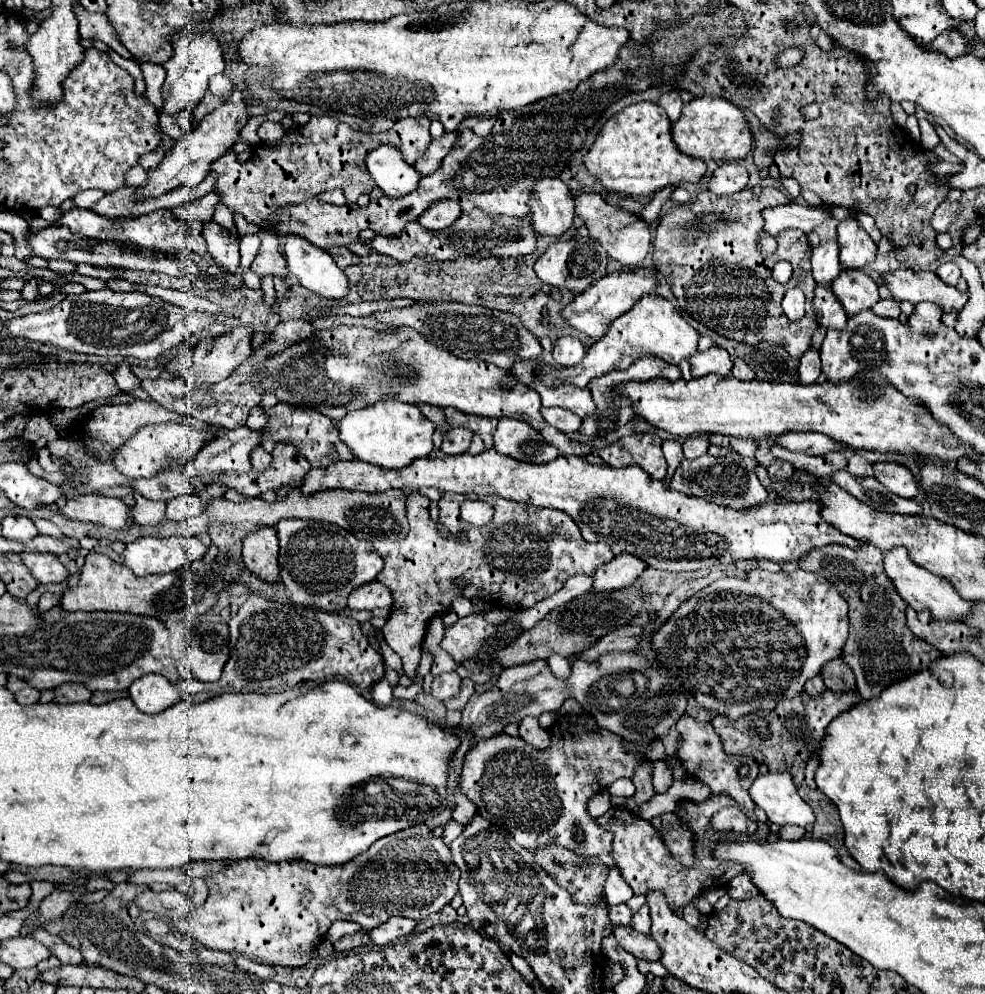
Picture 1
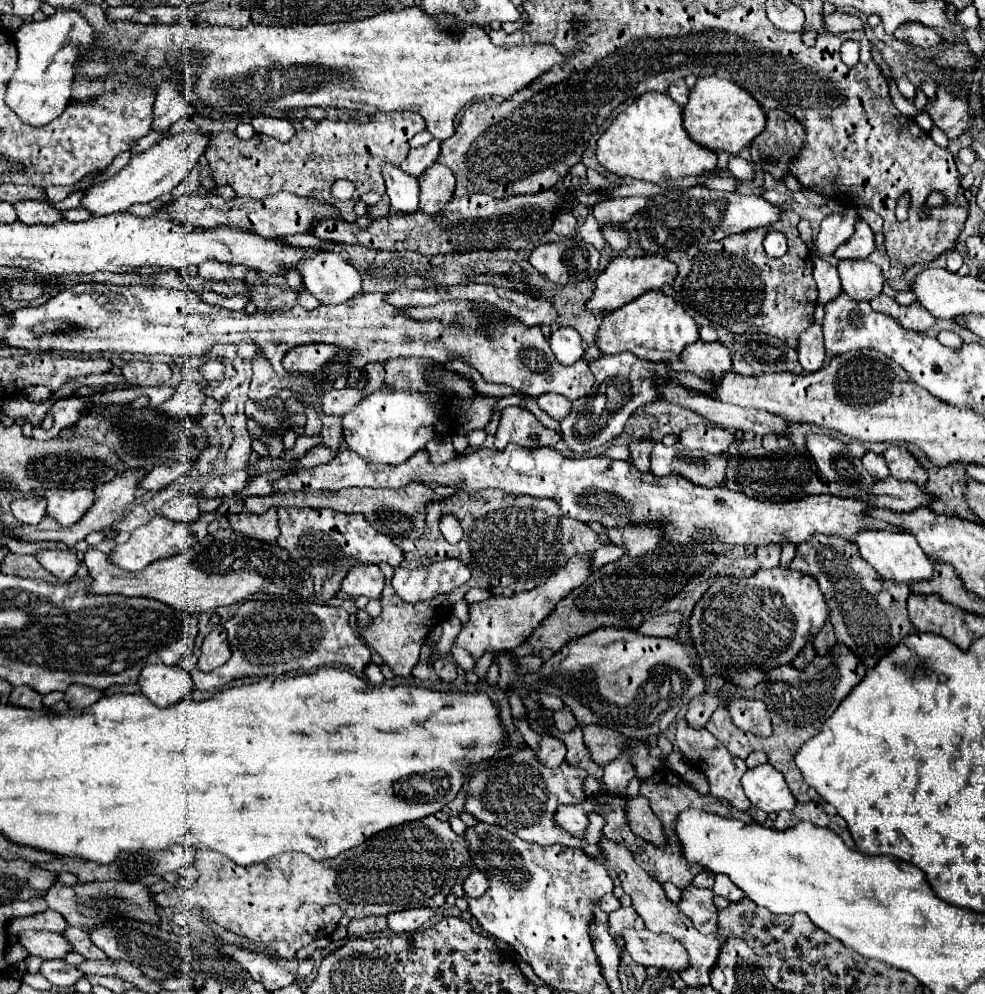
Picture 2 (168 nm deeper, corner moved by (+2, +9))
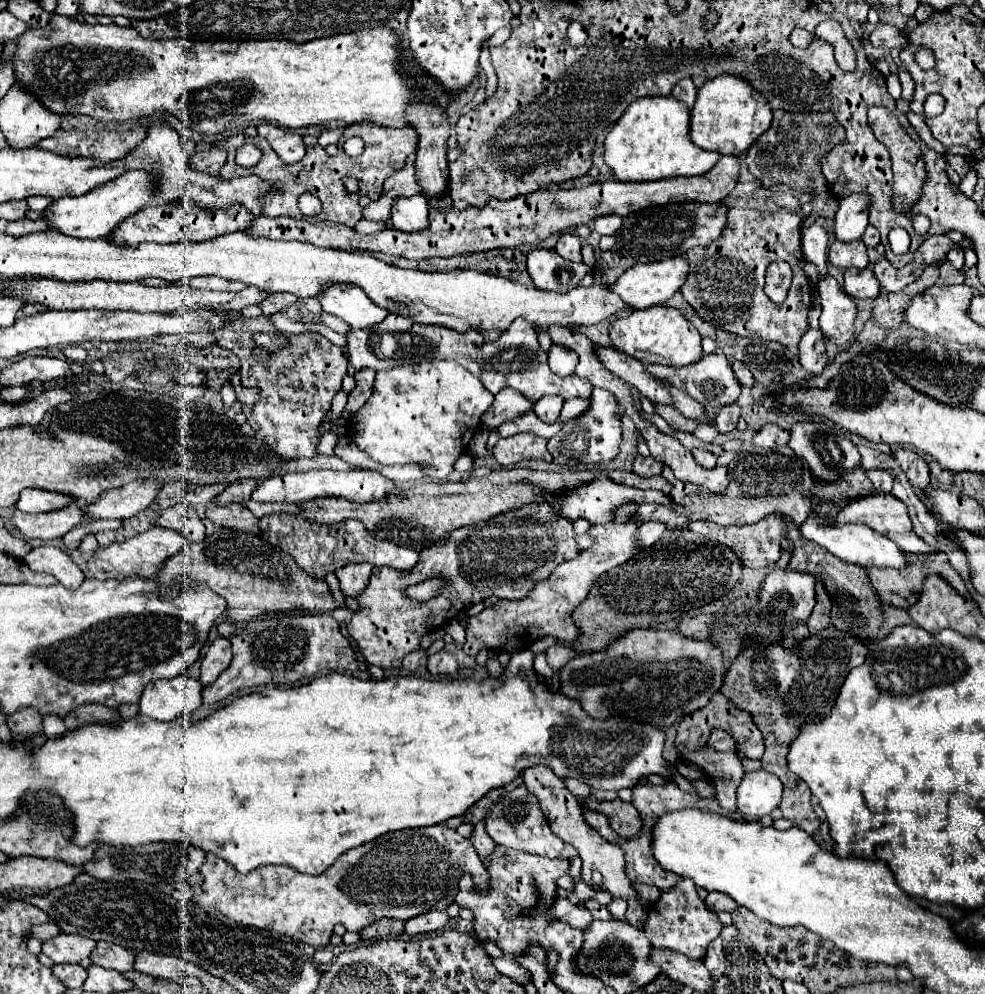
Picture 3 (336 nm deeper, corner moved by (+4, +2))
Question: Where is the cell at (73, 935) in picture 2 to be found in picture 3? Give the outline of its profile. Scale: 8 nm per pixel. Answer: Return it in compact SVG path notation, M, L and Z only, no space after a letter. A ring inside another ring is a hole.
M98 942L94 950L90 952L92 964L98 964L102 968L118 970L118 972L128 972L132 970L134 954L118 944L108 944L108 942Z

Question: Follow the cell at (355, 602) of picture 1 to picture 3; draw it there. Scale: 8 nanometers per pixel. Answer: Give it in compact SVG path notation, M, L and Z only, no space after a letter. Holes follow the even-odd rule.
M348 564L336 572L336 578L340 580L340 590L348 598L358 598L358 594L366 588L370 578L372 566L370 564Z

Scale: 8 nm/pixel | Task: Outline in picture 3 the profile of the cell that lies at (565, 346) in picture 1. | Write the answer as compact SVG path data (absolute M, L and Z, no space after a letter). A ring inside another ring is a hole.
M552 344L548 350L548 362L550 370L558 376L570 376L574 374L574 368L578 364L578 354L566 346Z

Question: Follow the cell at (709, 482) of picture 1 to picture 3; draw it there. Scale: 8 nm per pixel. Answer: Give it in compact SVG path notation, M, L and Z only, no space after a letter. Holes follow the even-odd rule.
M636 456L634 460L634 474L642 476L642 478L650 478L650 476L660 476L662 474L662 468L664 468L664 462L660 460L654 460L652 456L644 458L644 456Z

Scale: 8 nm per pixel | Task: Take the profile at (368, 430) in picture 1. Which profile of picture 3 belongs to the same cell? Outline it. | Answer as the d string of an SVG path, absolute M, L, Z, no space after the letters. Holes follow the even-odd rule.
M431 360L382 370L374 380L372 398L348 420L348 434L374 462L404 466L418 462L432 478L444 480L454 458L466 450L492 394L482 382L454 360Z

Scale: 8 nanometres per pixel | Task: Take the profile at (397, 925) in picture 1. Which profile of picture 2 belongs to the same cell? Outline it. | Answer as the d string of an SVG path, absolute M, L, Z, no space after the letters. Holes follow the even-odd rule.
M408 909L408 911L396 911L388 915L388 925L396 933L410 933L422 927L428 919L436 915L434 909Z

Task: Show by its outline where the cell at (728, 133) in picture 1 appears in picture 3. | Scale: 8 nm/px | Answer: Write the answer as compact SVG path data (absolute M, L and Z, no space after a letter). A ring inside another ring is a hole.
M718 76L698 90L696 104L690 112L690 140L700 148L714 150L718 154L740 156L770 128L770 122L772 110L756 90L750 90L742 78Z

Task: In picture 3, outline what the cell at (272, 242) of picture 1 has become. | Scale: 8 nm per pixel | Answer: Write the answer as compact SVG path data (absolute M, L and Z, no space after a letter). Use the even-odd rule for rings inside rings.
M275 293L263 300L259 307L264 315L270 316L280 312L280 310L284 310L284 308L290 307L297 300L298 298L291 293Z

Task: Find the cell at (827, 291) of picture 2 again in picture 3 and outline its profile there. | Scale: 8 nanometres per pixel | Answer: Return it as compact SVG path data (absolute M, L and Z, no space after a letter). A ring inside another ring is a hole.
M812 224L802 230L802 252L806 260L814 262L818 268L818 280L828 276L828 262L826 262L826 246L828 234L826 228L820 224Z

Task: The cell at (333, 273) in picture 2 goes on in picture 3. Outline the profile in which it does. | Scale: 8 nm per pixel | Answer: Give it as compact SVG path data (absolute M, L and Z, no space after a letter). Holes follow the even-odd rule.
M326 284L318 294L318 302L322 310L342 318L354 328L370 328L386 316L386 310L370 302L364 290L354 284Z

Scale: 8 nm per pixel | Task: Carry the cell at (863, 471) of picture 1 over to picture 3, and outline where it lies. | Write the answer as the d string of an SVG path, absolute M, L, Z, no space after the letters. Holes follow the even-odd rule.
M868 470L866 476L874 484L874 488L878 488L882 492L890 492L892 490L892 476L886 470Z

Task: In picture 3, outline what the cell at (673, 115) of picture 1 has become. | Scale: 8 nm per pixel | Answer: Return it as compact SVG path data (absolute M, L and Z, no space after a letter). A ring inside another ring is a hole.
M684 78L684 80L680 80L680 82L674 86L672 96L674 96L676 100L684 102L688 108L692 108L694 102L696 102L696 92L698 92L698 90L694 88L692 80L690 80L690 78Z

